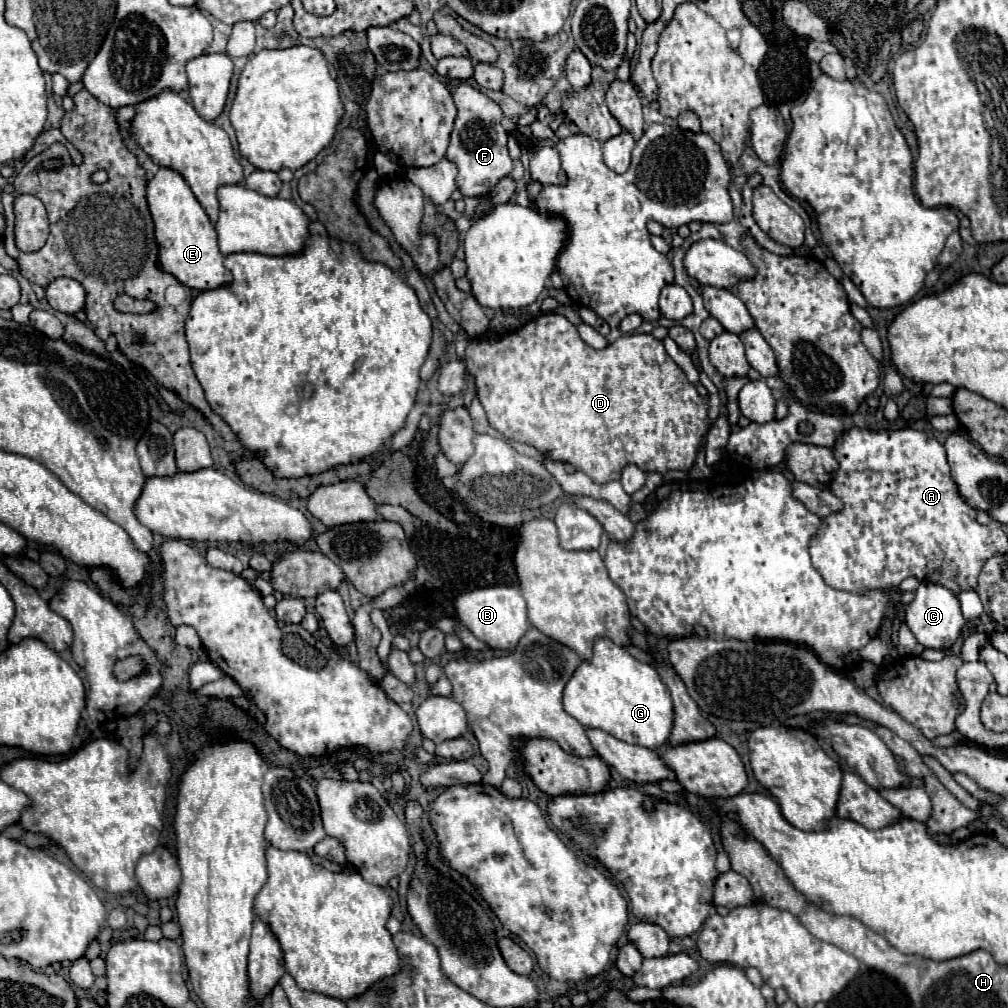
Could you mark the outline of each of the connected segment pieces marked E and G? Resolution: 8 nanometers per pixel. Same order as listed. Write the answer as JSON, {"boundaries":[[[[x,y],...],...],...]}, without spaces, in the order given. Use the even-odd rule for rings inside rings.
{"boundaries":[[[[160,168],[148,182],[146,200],[156,226],[154,234],[160,268],[172,274],[180,284],[196,290],[214,290],[230,284],[232,274],[226,270],[224,256],[218,250],[214,224],[206,216],[200,202],[194,198],[186,180],[170,168]]],[[[608,638],[594,640],[594,654],[590,660],[584,660],[568,680],[562,706],[582,726],[602,728],[622,742],[644,748],[666,744],[672,730],[672,698],[658,672],[650,664],[638,662]]]]}

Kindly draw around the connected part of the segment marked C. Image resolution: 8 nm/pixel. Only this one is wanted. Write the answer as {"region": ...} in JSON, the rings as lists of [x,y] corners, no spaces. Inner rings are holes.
{"region":[[[922,582],[920,588],[914,594],[914,600],[906,606],[906,624],[912,630],[912,634],[916,636],[916,640],[924,646],[924,648],[934,648],[934,650],[942,650],[942,648],[950,648],[964,626],[964,616],[960,612],[960,602],[958,598],[944,586],[940,584],[932,584],[932,582]]]}

